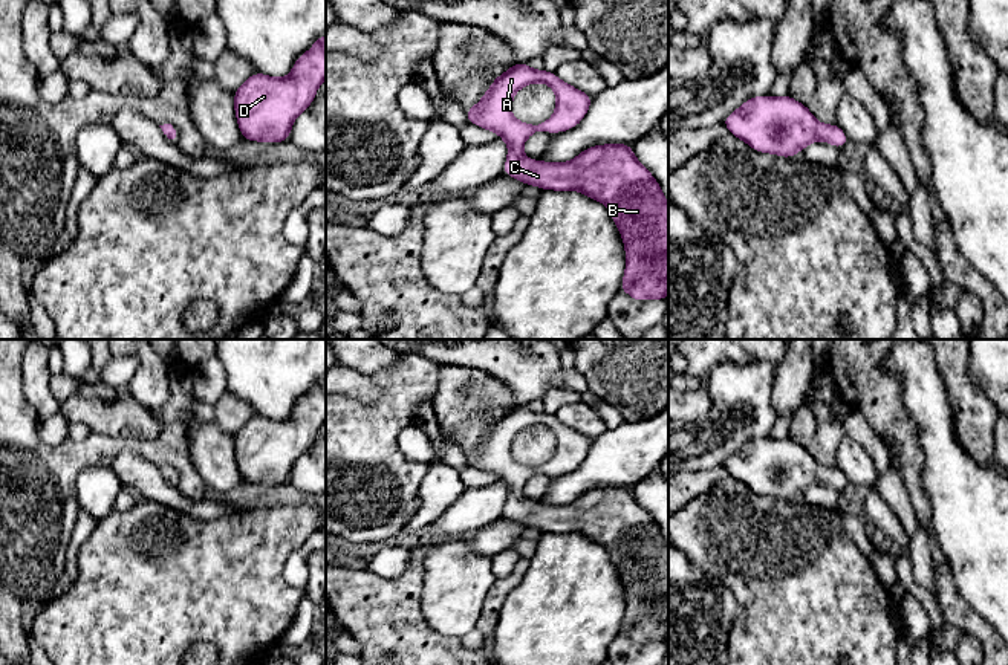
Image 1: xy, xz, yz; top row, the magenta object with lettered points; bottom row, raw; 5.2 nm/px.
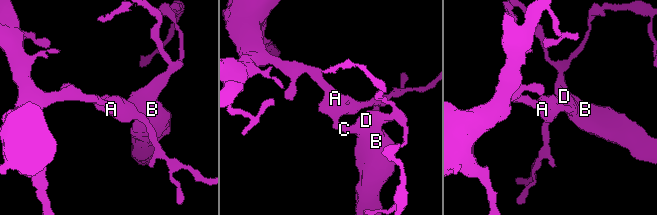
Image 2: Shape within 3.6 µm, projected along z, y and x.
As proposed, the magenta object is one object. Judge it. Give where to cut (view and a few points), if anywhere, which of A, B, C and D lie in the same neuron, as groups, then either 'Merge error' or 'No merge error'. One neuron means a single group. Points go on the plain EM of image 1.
No split. Groups: A B C D. No merge error

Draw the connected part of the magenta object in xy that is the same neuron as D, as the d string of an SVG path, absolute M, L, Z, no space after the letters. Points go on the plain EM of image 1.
M326 378L298 399L285 420L252 416L234 436L234 453L245 483L285 485L297 459L326 423Z

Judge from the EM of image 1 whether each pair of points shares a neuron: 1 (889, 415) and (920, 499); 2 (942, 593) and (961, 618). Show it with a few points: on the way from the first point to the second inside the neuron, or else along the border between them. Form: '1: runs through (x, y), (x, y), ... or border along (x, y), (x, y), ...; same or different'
1: runs through (900, 436), (910, 463), (912, 477); same
2: runs through (949, 600), (958, 612); same

